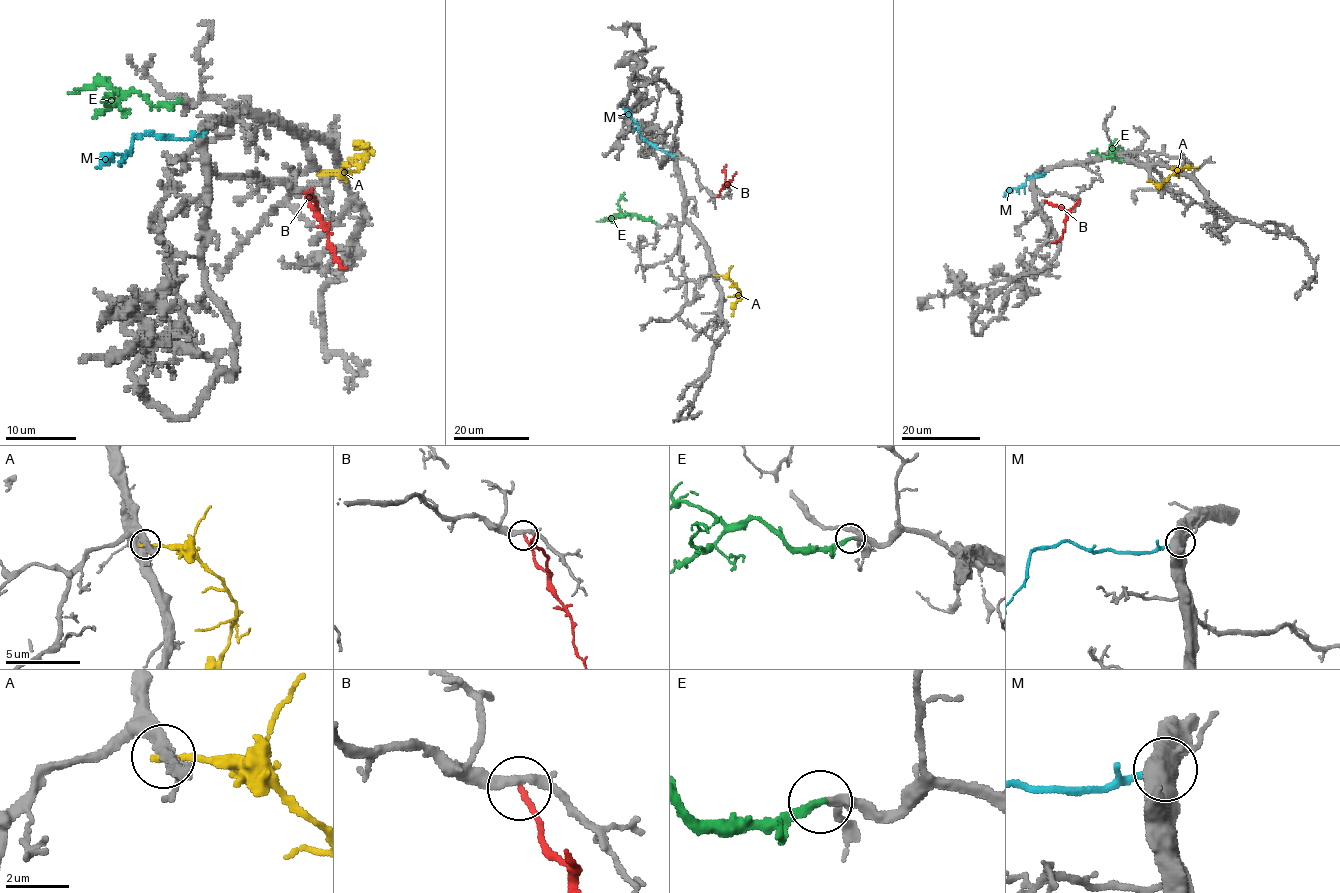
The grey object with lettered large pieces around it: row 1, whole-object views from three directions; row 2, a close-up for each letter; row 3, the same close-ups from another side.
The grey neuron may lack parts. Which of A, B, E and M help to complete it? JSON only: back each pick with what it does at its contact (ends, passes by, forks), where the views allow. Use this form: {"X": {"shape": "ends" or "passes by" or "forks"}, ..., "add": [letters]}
{"E": {"shape": "ends"}, "add": ["E"]}

